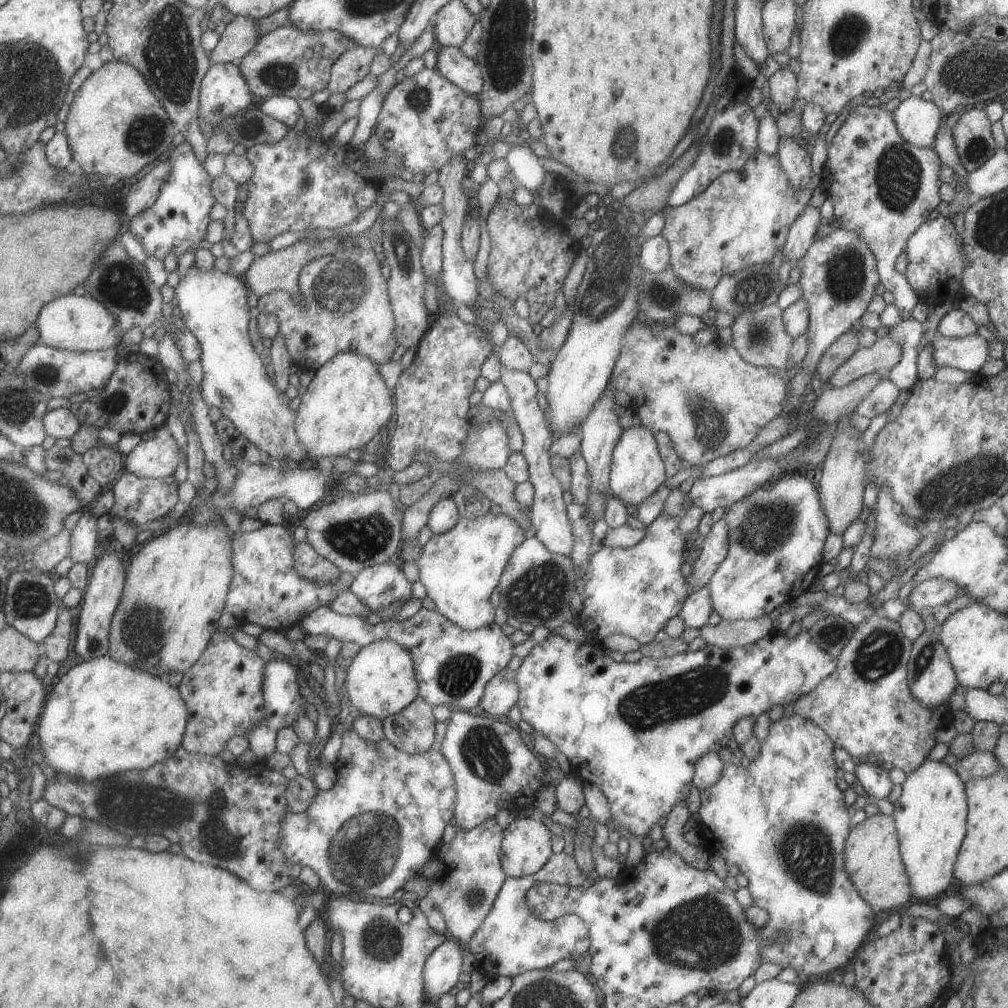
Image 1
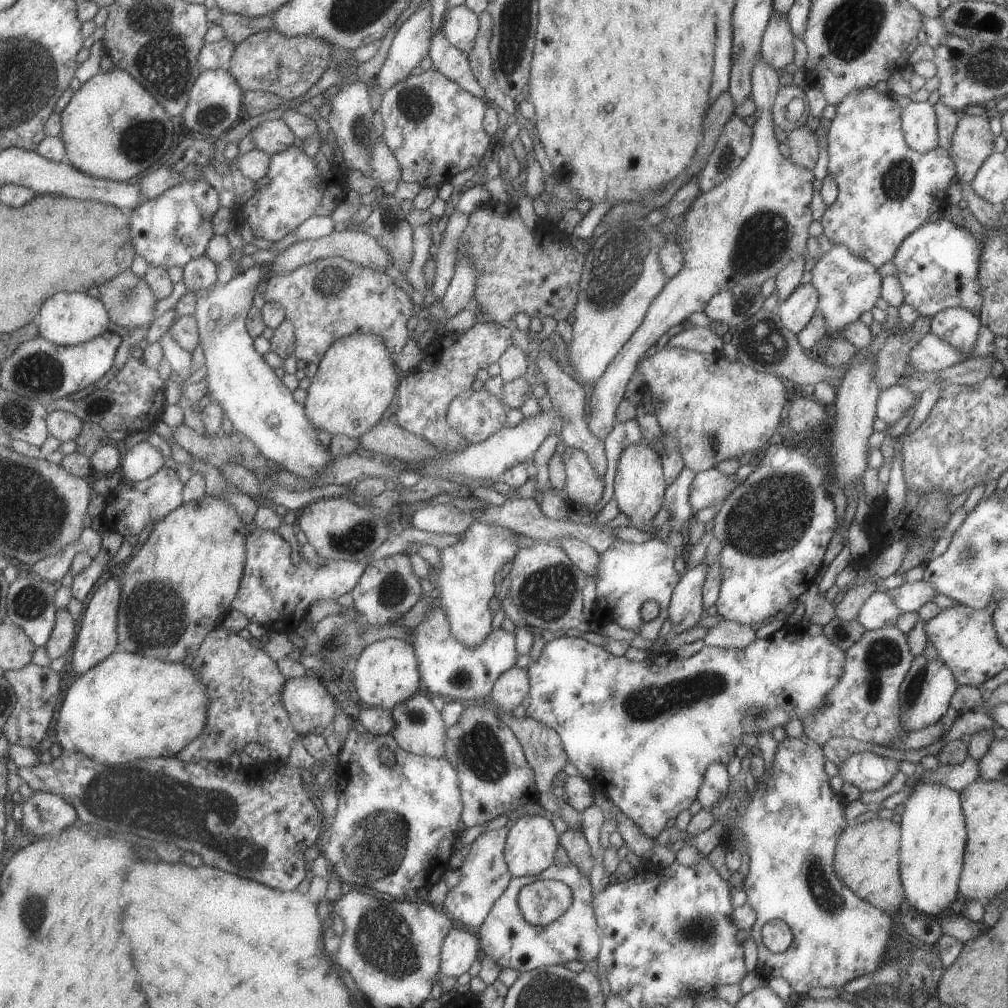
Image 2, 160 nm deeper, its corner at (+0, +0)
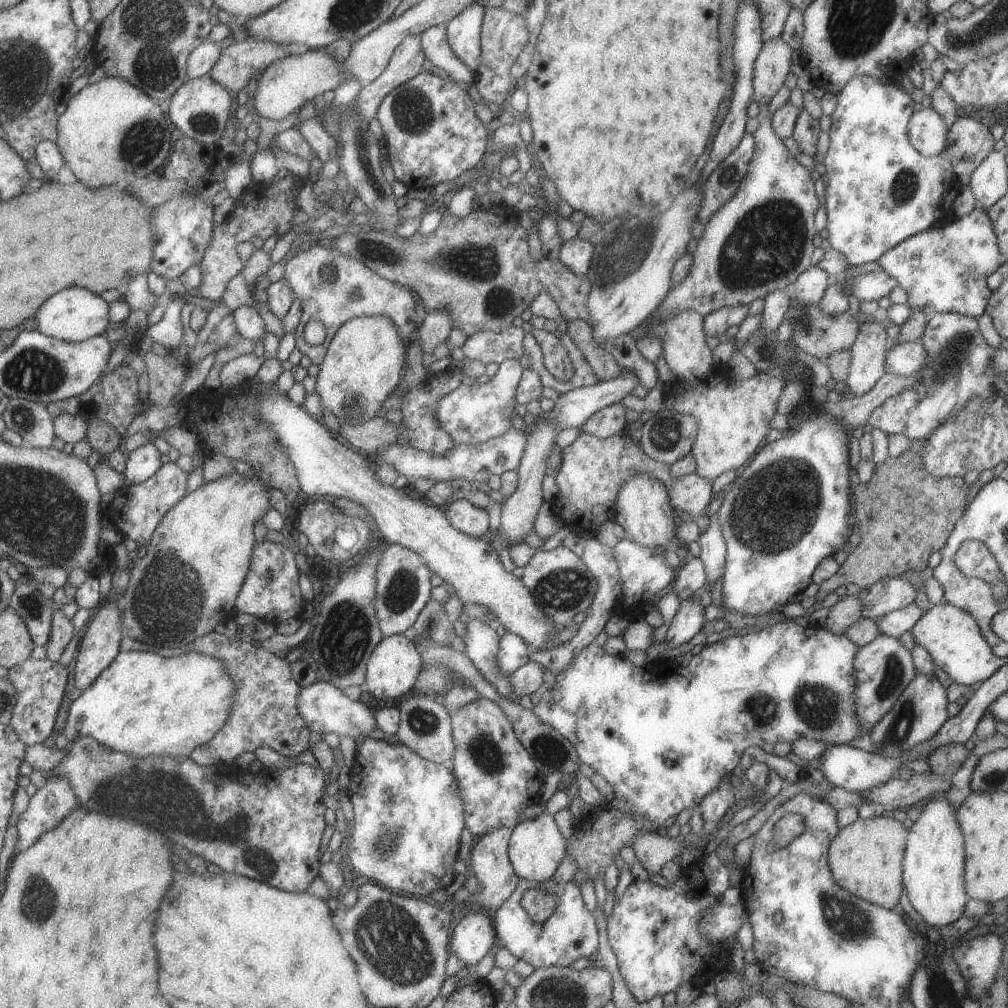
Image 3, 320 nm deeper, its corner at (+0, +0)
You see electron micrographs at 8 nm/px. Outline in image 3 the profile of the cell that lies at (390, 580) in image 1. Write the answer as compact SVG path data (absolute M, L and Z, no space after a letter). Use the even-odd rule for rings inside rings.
M391 543L384 549L375 568L375 599L373 600L373 612L382 637L408 633L417 619L417 614L430 600L431 574L425 562L406 547Z

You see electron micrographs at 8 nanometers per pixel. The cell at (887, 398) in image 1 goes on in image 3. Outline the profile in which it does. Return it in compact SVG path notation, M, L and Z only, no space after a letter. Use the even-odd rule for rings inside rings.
M935 312L929 316L918 341L927 350L926 368L916 372L921 382L887 398L867 418L867 424L883 431L886 436L901 434L911 441L922 441L963 408L969 398L985 400L997 391L993 381L999 374L991 366L995 349L983 340L978 324L972 317L955 312Z

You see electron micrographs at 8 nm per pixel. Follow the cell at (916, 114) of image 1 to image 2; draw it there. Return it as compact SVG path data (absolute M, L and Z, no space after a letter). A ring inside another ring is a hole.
M911 101L901 109L900 121L904 141L911 150L923 154L938 146L936 112L927 101Z

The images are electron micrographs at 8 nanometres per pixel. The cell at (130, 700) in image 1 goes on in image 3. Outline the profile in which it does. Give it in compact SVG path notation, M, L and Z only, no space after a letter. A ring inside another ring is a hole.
M193 650L175 658L165 658L155 652L123 652L112 666L101 672L93 686L72 702L63 735L69 743L93 736L113 753L130 754L135 758L191 757L197 746L204 746L220 734L232 714L236 695L235 680L229 676L225 664L213 656Z

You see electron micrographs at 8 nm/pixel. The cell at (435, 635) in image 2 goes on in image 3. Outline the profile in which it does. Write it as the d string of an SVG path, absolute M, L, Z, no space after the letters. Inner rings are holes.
M505 631L499 638L497 656L495 656L497 670L501 674L509 676L513 673L513 670L517 670L519 666L523 666L529 661L531 650L519 636Z

